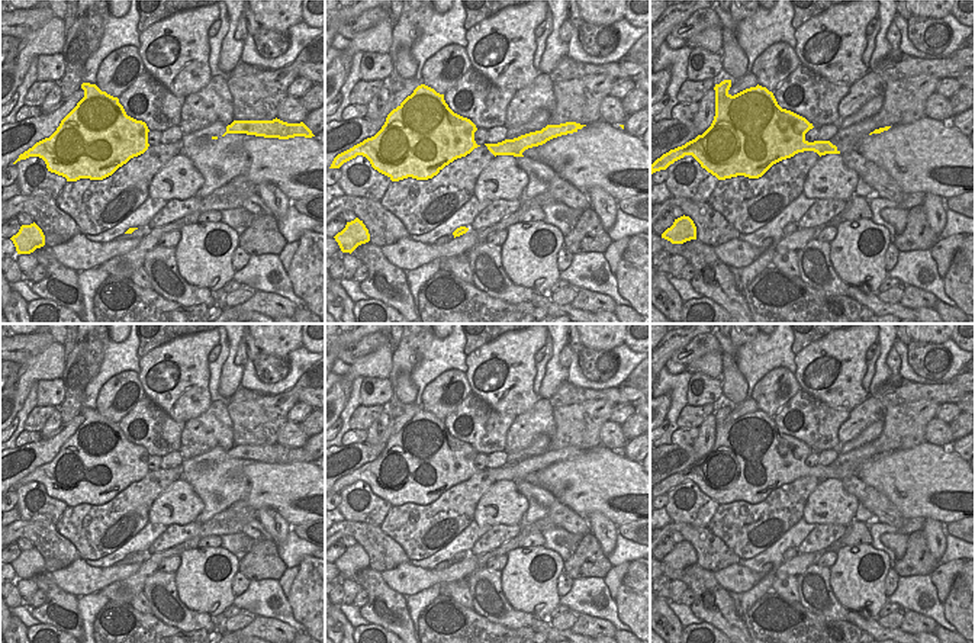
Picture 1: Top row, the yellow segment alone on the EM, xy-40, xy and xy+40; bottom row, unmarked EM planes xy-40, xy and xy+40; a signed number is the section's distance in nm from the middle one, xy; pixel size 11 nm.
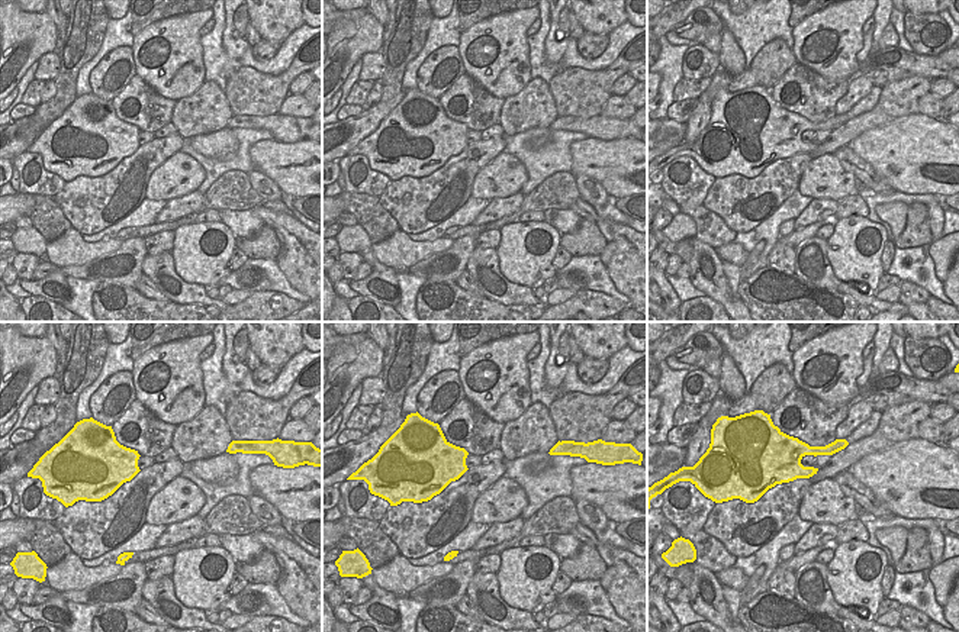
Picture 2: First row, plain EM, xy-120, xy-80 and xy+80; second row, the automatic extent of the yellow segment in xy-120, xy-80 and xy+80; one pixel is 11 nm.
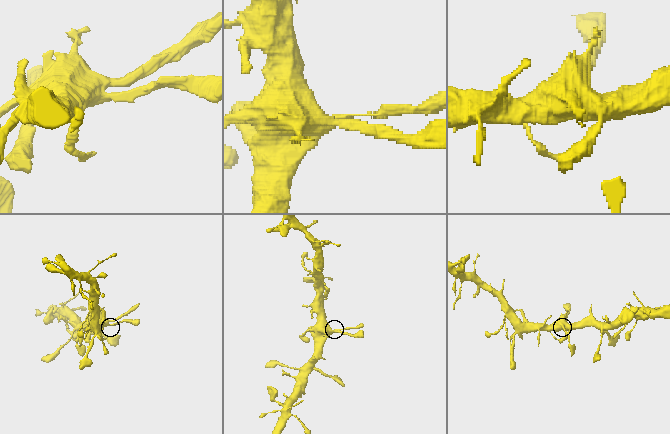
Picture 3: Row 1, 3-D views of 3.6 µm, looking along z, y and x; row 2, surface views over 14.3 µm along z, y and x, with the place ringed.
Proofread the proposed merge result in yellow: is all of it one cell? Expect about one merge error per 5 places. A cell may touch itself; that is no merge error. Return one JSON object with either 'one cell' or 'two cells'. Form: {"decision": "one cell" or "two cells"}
{"decision": "one cell"}

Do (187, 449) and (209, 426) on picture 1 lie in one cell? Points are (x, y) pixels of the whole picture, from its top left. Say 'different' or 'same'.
same

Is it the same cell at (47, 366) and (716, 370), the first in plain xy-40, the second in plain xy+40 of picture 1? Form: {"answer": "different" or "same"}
{"answer": "same"}

